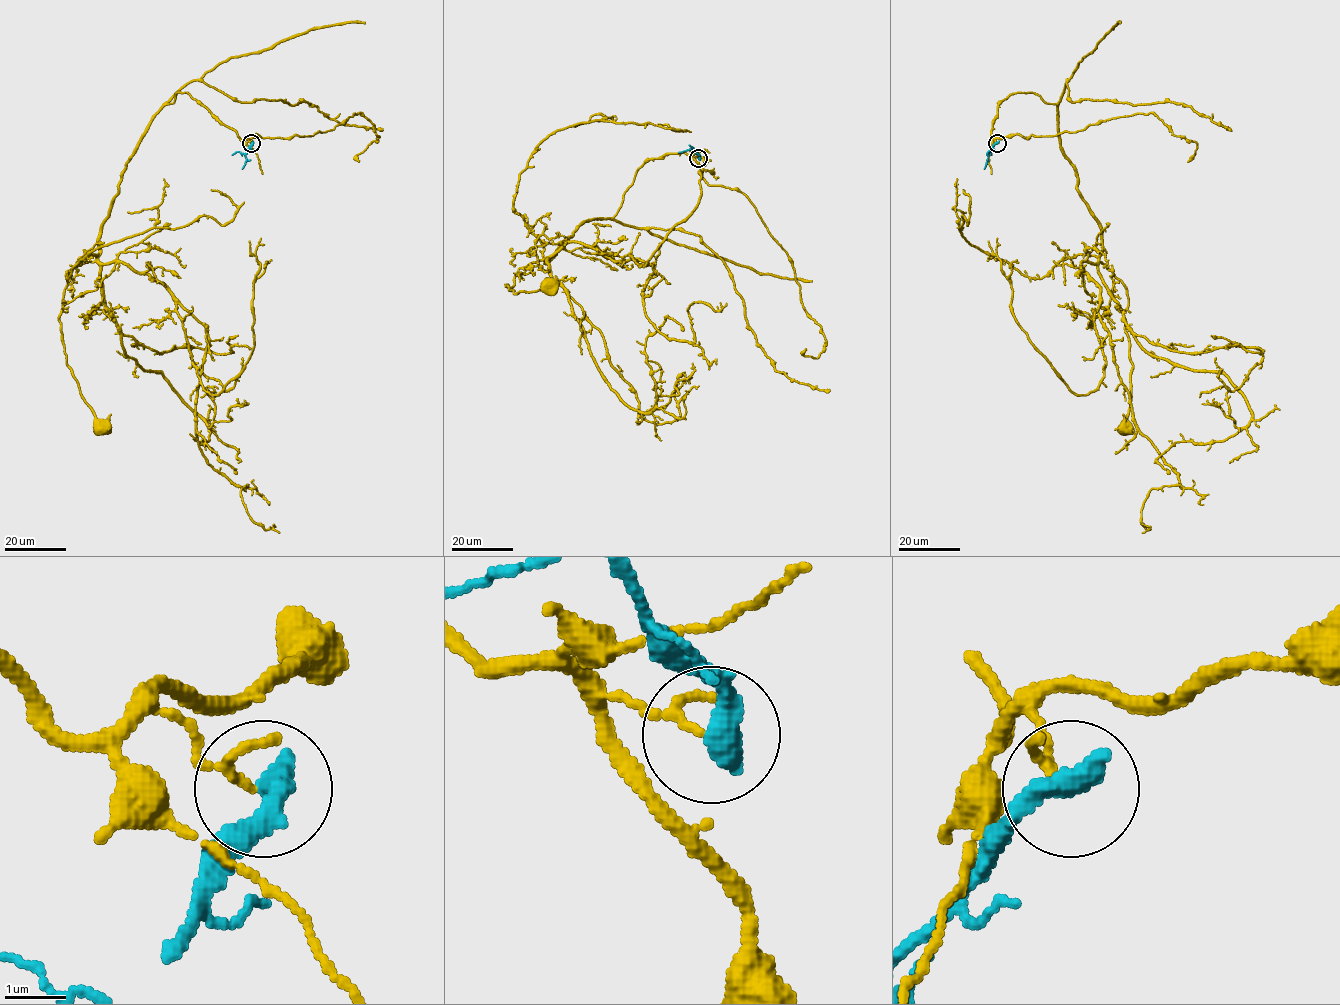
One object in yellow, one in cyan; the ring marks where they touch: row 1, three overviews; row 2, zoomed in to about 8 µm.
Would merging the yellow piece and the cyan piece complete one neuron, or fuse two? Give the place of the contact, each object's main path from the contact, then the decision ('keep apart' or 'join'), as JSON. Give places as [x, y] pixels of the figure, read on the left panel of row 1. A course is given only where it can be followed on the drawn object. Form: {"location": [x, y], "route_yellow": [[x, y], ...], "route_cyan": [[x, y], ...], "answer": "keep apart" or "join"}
{"location": [251, 143], "route_yellow": [[251, 143], [178, 93], [124, 168], [99, 255], [73, 267], [59, 317], [68, 367], [99, 430]], "route_cyan": [[252, 143], [242, 168]], "answer": "join"}

